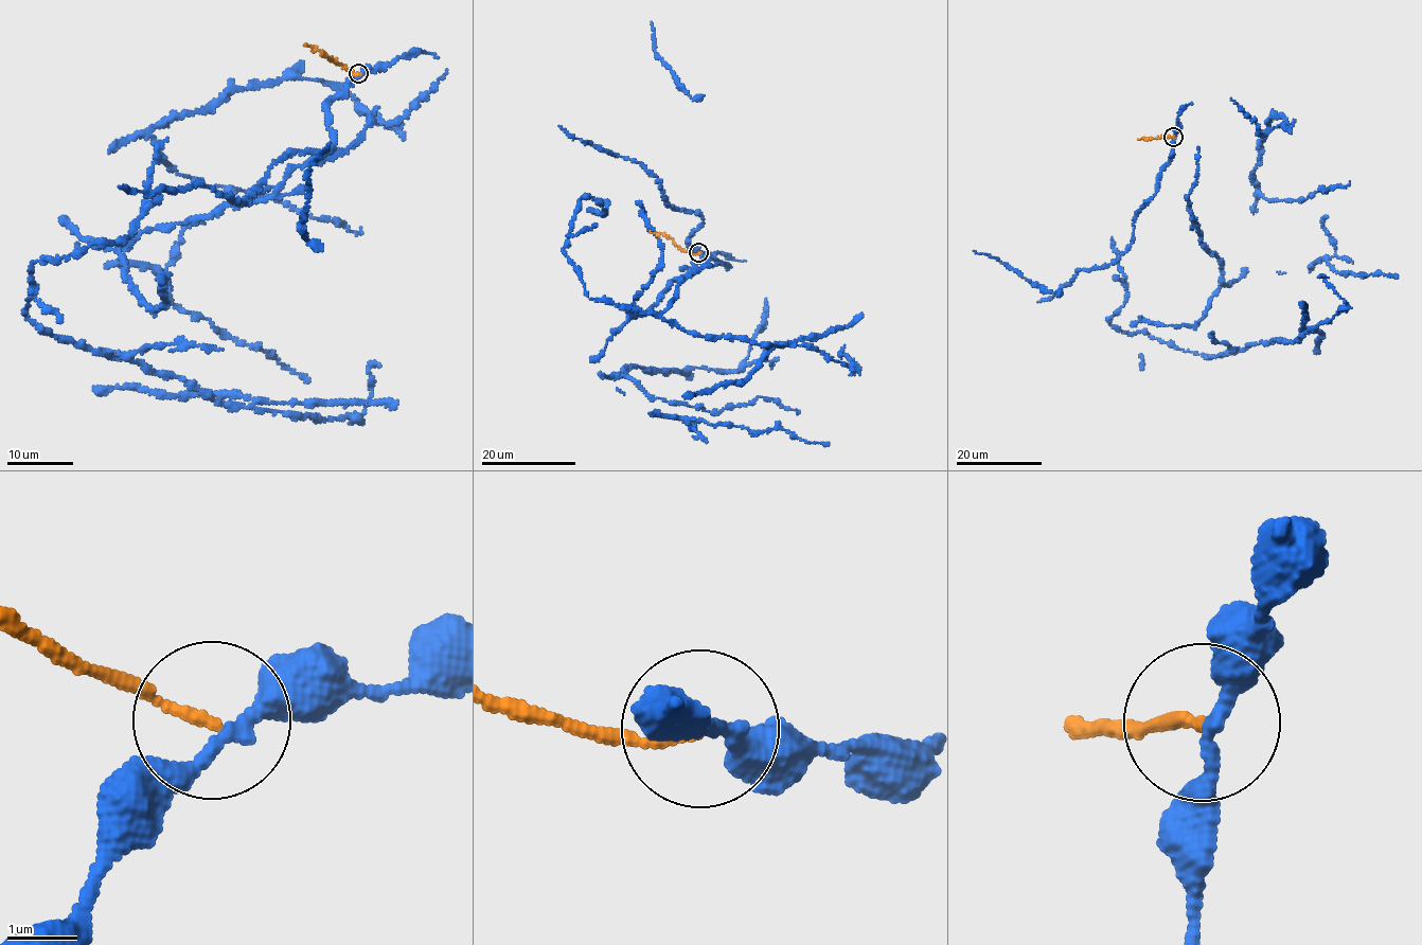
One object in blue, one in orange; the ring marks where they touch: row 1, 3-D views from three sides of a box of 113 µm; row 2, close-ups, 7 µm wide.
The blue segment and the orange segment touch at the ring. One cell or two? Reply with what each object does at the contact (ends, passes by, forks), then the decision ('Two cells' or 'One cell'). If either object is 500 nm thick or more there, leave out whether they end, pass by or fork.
At the ring blue passes by. At the ring orange ends. Two cells

